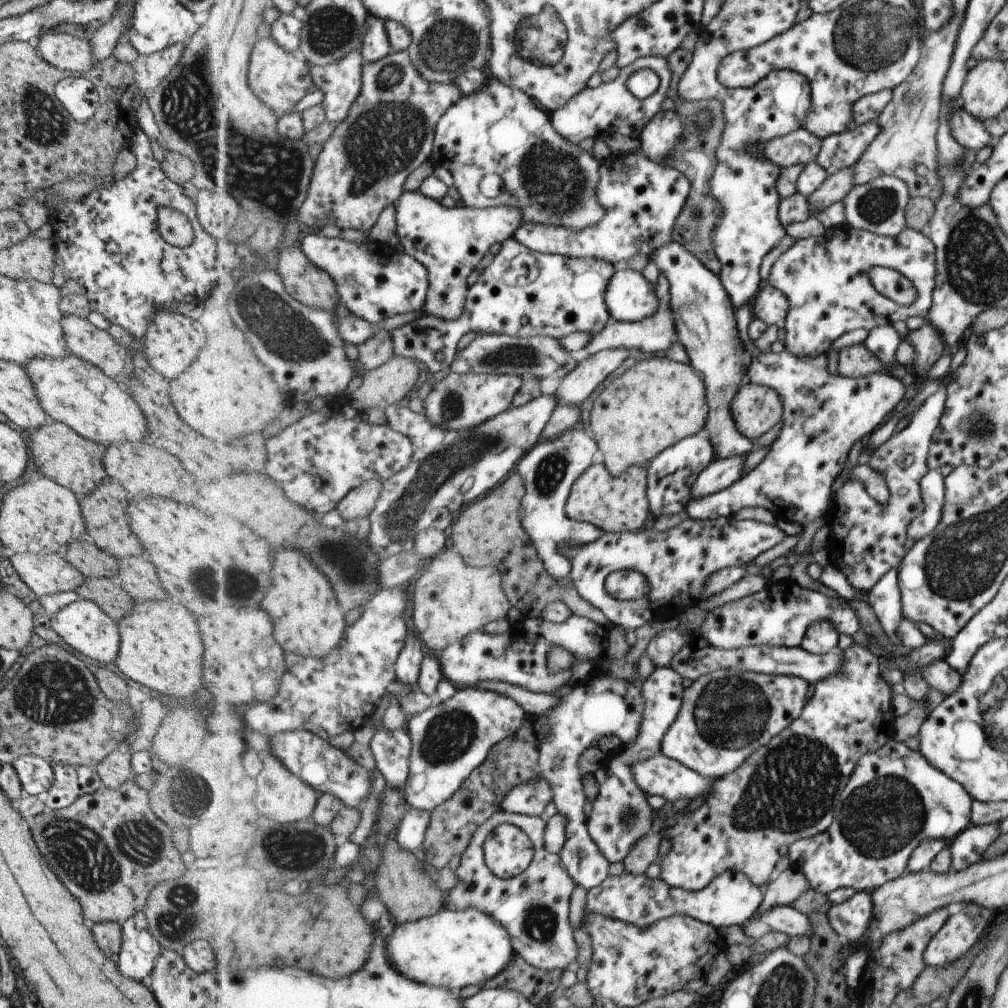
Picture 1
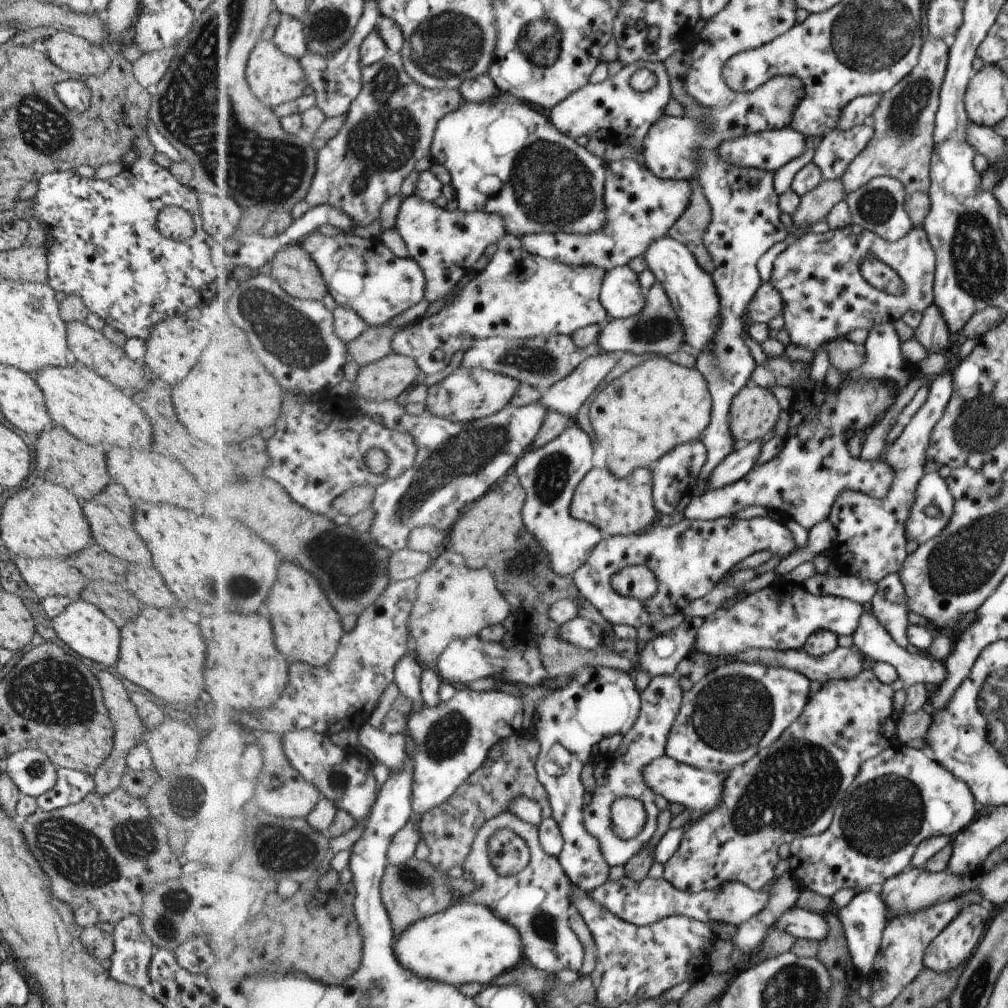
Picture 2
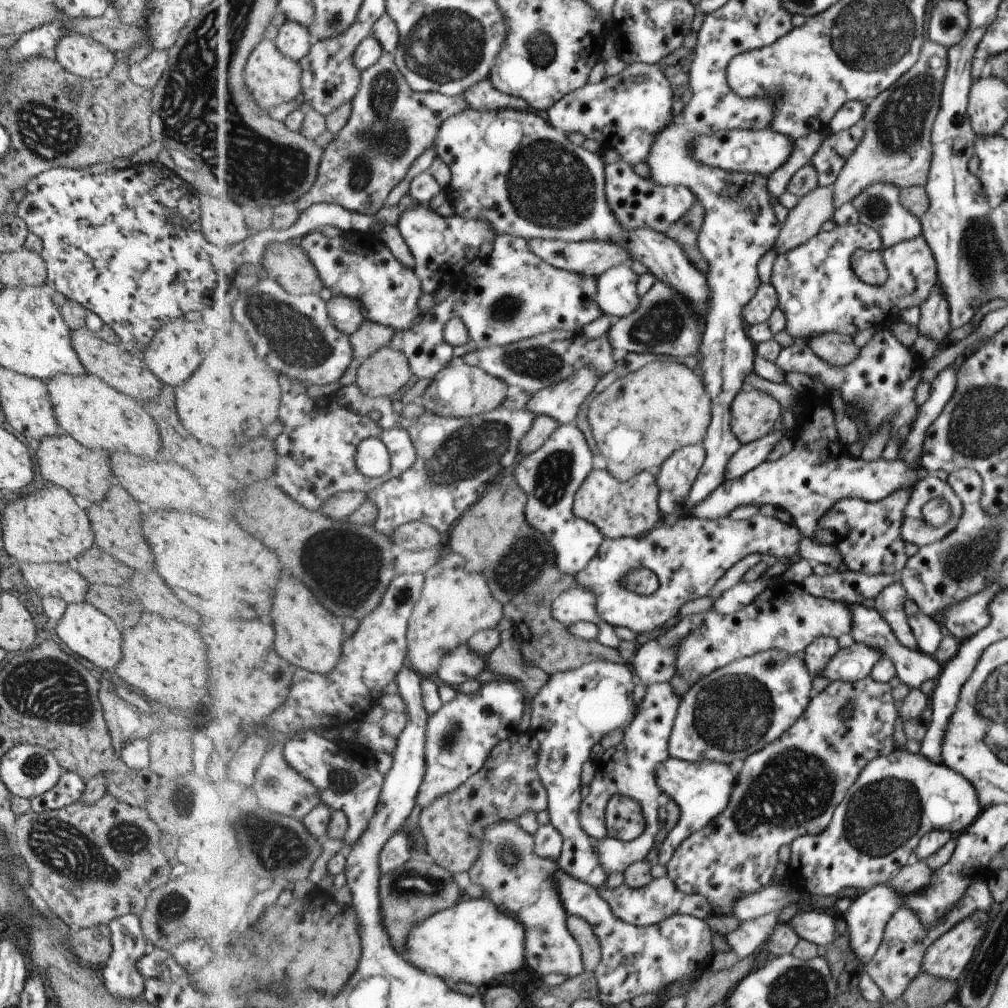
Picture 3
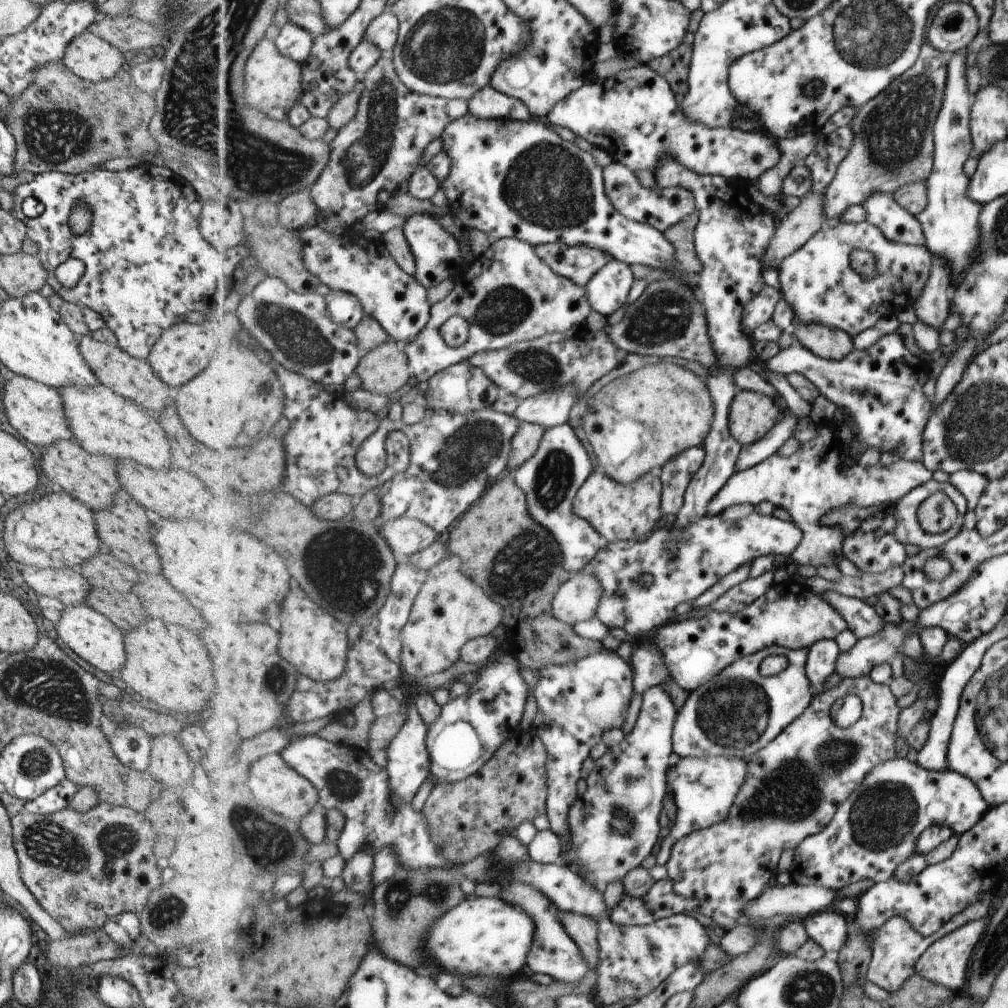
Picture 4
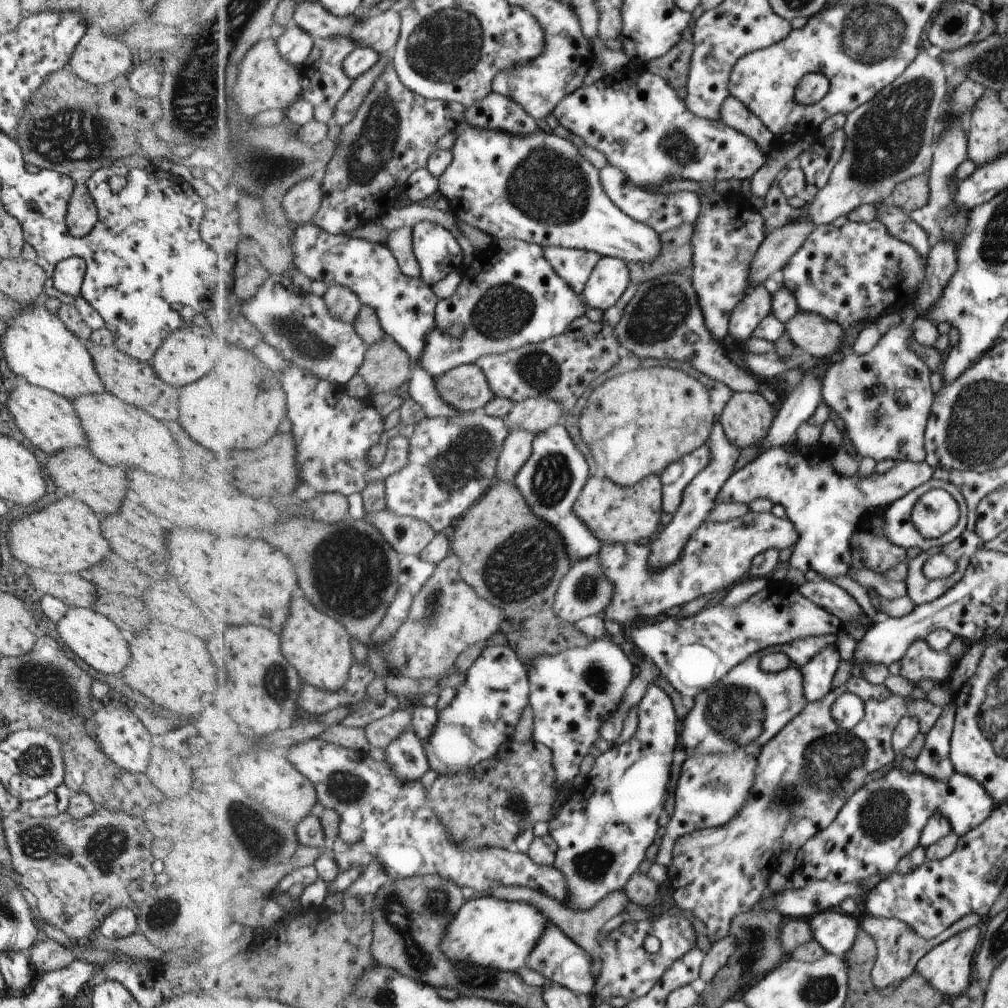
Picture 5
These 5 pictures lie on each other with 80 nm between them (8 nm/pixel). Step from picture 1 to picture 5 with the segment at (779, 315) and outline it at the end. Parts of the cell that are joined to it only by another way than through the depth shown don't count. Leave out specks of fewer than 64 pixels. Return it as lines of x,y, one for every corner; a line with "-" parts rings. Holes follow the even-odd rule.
763,285
755,287
730,318
730,336
734,340
747,340
756,328
772,314
774,293

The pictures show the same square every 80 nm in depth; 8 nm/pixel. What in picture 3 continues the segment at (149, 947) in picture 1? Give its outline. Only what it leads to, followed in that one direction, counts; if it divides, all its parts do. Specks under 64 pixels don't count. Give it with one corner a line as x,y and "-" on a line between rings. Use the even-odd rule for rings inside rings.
126,914
119,918
113,919
107,924
110,932
110,945
112,951
103,966
97,968
97,972
103,976
103,982
107,986
107,990
117,996
117,998
133,998
143,997
145,993
144,980
136,969
137,960
144,953
145,937
143,936
138,916
134,914

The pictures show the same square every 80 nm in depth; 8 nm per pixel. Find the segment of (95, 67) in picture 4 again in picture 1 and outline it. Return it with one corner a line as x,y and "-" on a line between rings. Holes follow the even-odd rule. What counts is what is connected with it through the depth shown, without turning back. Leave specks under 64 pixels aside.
47,31
33,43
39,56
47,64
57,70
68,70
73,76
83,76
96,64
92,48
86,39

